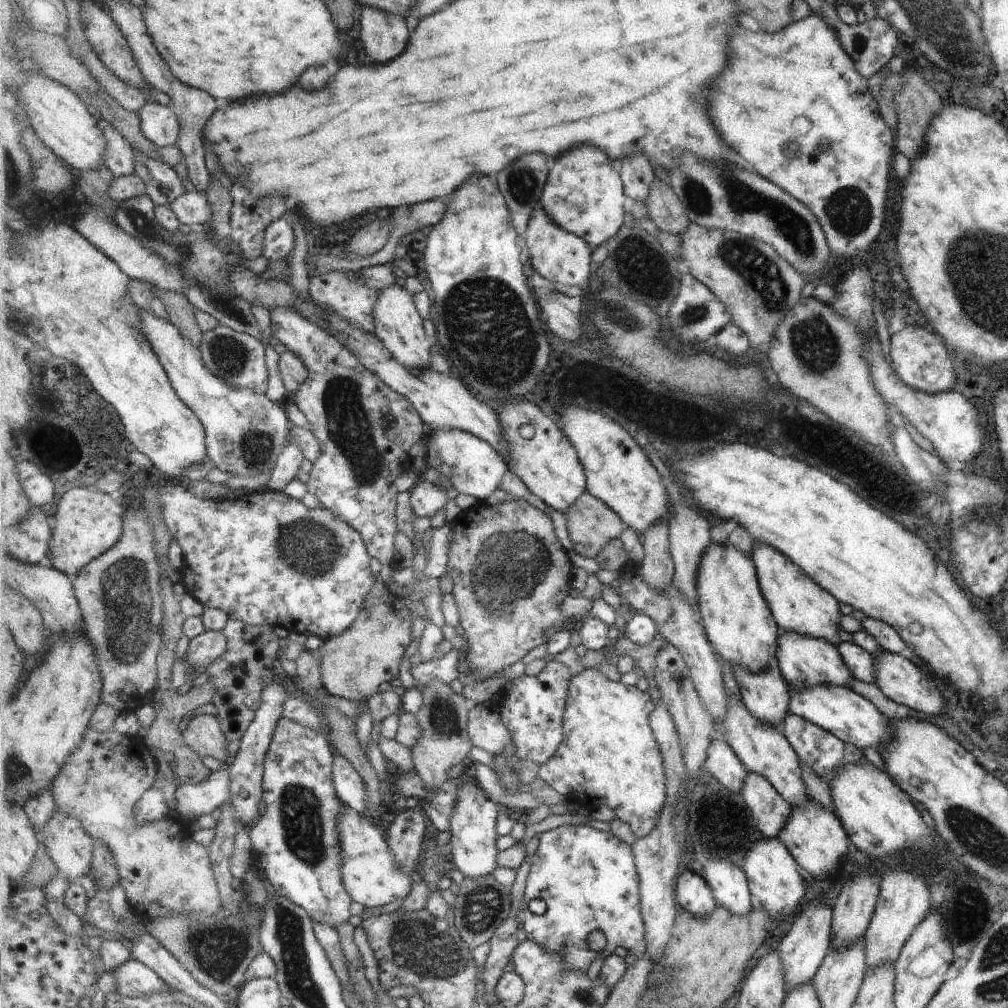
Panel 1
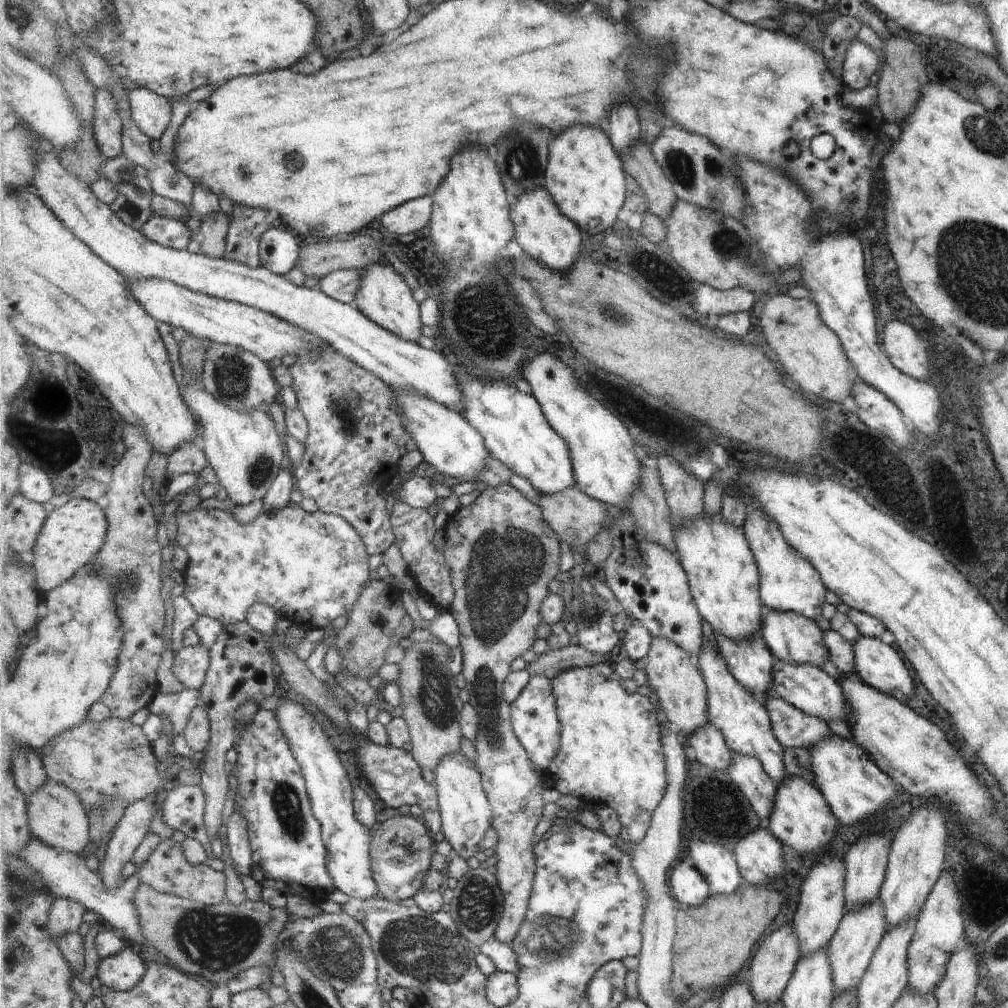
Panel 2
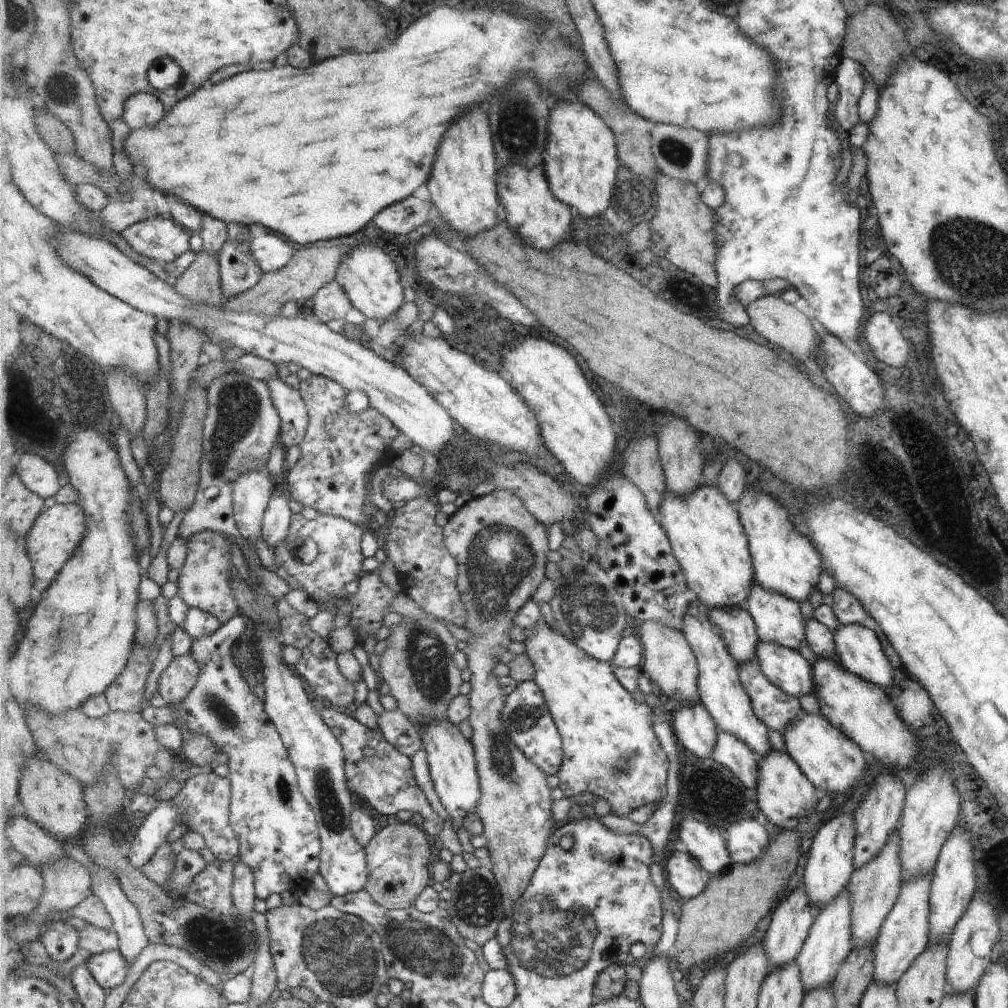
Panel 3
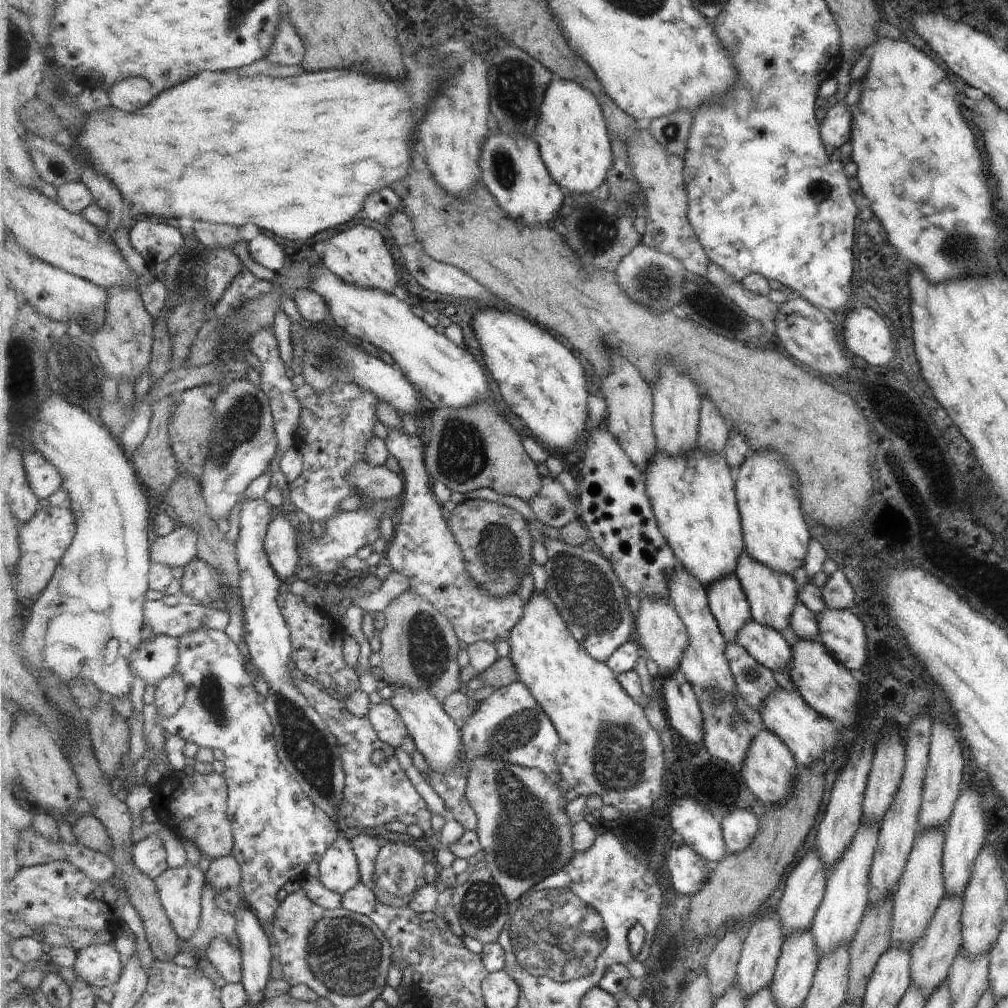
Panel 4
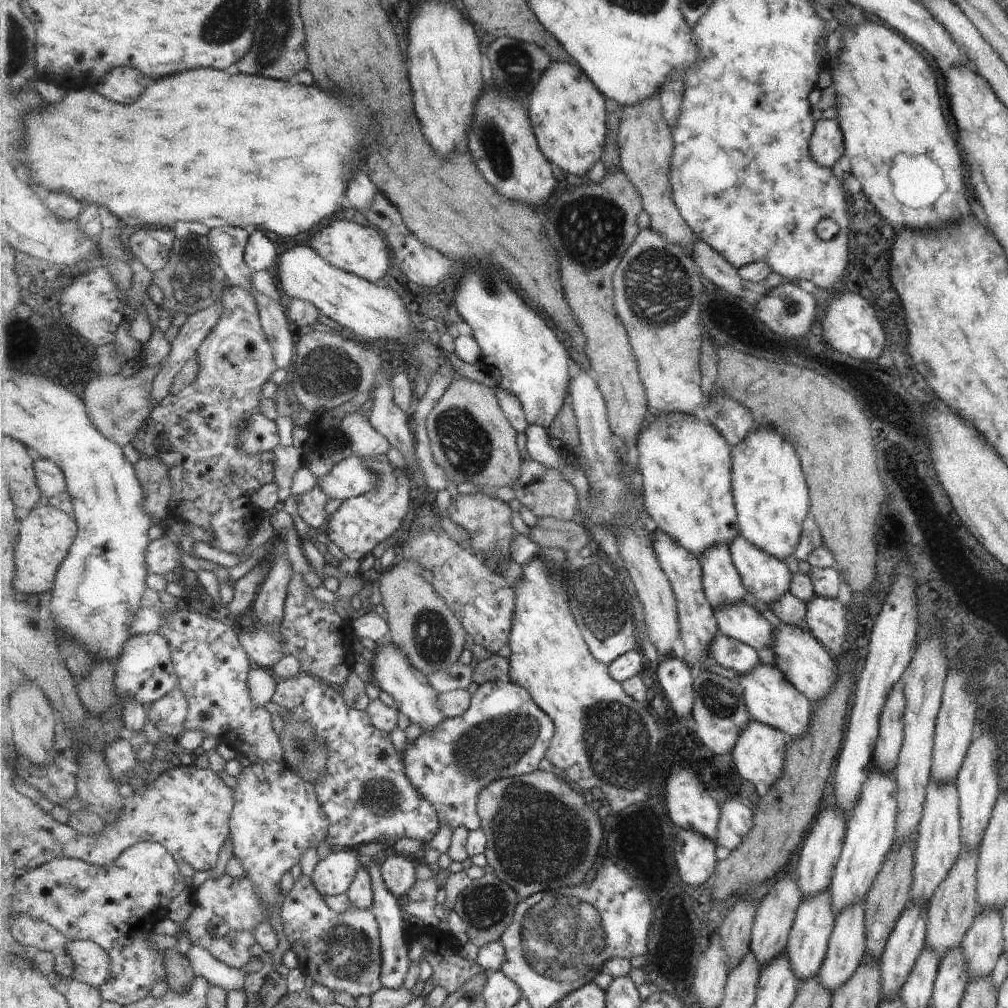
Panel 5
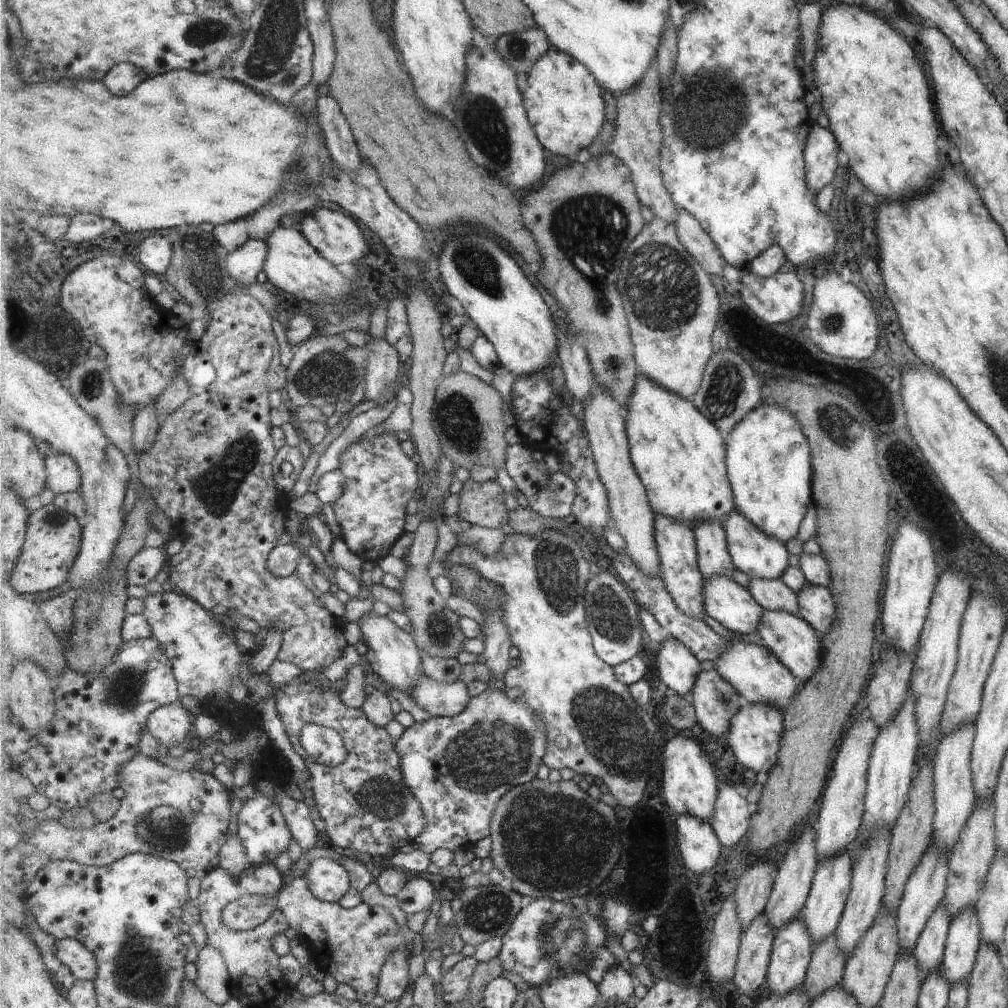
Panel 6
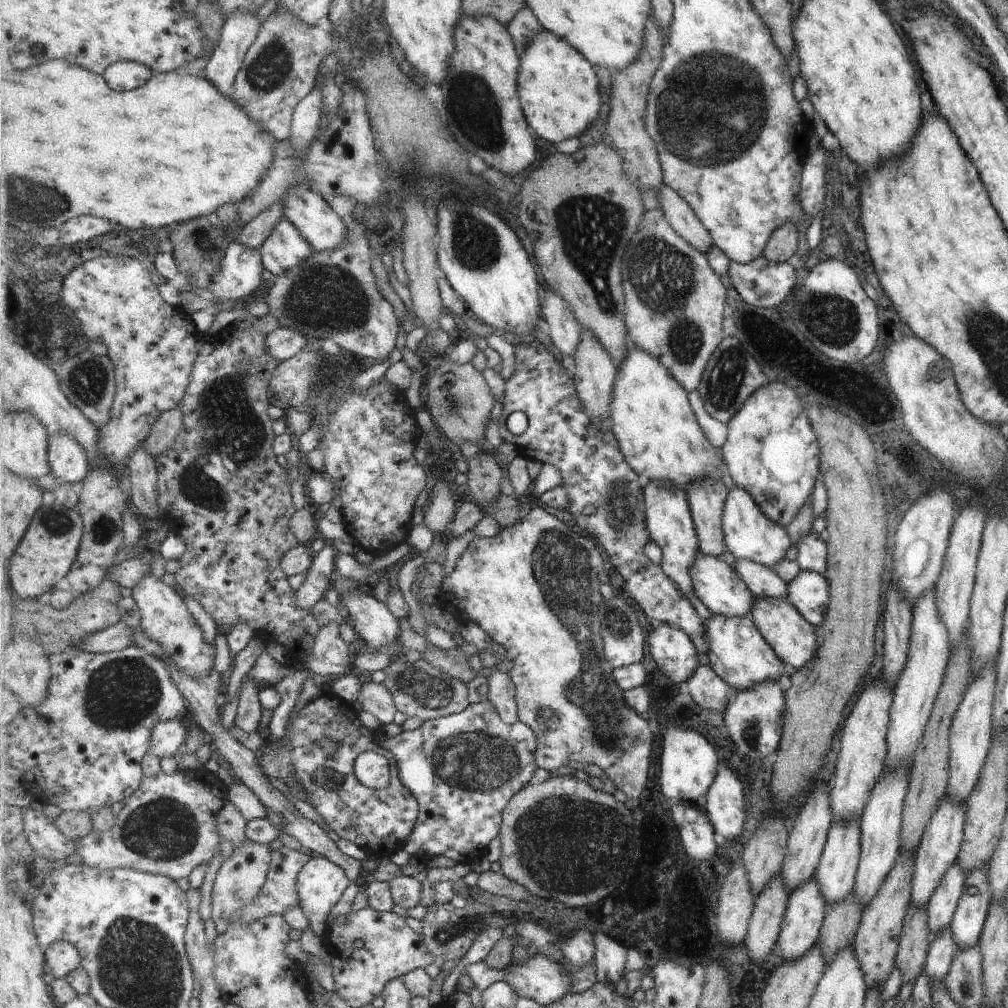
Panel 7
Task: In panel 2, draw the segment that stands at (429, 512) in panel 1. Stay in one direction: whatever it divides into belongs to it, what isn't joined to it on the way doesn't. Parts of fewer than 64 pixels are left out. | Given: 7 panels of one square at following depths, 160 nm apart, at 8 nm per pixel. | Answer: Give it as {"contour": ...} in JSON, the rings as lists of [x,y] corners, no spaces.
{"contour":[[[411,474],[399,487],[395,488],[397,498],[416,509],[425,509],[437,502],[437,494],[433,489],[434,481]]]}

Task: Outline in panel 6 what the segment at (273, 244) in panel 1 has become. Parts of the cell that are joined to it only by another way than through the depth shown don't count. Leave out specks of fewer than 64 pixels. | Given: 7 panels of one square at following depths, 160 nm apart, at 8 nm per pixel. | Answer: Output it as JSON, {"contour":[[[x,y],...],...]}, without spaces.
{"contour":[[[249,240],[239,250],[231,252],[225,260],[229,274],[246,288],[257,282],[257,276],[264,272],[267,252],[270,246],[266,240]]]}

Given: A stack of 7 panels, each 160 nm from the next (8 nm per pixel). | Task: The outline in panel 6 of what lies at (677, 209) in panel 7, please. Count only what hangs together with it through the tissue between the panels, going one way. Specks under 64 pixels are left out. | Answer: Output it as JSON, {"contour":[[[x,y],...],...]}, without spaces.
{"contour":[[[679,209],[679,218],[675,226],[682,244],[702,265],[703,270],[709,275],[724,277],[723,268],[727,262],[721,255],[717,244],[697,222],[697,218],[693,218],[687,210]]]}

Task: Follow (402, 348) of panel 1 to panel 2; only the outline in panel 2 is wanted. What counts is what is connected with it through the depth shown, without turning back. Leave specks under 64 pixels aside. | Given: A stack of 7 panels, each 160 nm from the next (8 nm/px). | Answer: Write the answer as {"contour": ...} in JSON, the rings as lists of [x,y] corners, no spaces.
{"contour":[[[385,260],[370,264],[361,272],[361,287],[356,292],[354,305],[383,328],[394,332],[405,340],[417,342],[423,332],[420,304],[415,302],[413,291],[409,290],[403,277],[397,274],[391,266],[388,266]]]}

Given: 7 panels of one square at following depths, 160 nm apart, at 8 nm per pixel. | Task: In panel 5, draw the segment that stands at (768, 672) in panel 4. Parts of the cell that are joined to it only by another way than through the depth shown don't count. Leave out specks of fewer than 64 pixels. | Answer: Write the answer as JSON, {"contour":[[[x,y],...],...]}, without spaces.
{"contour":[[[722,633],[715,636],[709,654],[724,668],[734,670],[741,676],[753,672],[761,664],[755,648]]]}

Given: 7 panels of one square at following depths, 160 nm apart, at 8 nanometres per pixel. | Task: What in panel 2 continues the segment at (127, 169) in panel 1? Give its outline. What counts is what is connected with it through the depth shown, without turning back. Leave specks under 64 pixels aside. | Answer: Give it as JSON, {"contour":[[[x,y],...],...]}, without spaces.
{"contour":[[[110,88],[96,90],[95,112],[95,116],[89,123],[94,129],[97,147],[106,159],[123,155],[123,121],[114,92]]]}

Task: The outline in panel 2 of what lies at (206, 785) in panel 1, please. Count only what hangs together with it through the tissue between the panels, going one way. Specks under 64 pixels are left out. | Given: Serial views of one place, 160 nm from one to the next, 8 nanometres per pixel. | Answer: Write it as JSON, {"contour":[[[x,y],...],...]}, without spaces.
{"contour":[[[178,785],[168,792],[168,795],[162,802],[161,820],[168,824],[173,830],[181,831],[185,837],[201,841],[207,852],[209,852],[212,838],[208,835],[205,820],[206,804],[206,794],[200,785]]]}

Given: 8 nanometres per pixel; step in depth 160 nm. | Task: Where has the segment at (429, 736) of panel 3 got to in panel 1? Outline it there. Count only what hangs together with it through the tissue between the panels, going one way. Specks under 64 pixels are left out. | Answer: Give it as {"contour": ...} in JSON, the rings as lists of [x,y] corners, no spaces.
{"contour":[[[471,774],[471,778],[475,781],[467,781],[463,783],[458,790],[456,798],[456,807],[451,815],[451,822],[449,831],[452,834],[448,849],[452,854],[451,867],[457,868],[461,873],[467,877],[484,877],[491,875],[491,872],[498,866],[497,855],[499,848],[497,848],[497,821],[503,808],[477,785],[476,779]]]}

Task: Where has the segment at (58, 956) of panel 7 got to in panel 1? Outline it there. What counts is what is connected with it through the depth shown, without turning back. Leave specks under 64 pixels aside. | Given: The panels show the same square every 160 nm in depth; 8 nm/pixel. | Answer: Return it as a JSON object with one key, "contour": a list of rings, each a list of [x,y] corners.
{"contour":[[[135,958],[129,959],[111,973],[117,979],[118,992],[123,997],[149,996],[169,989],[168,984],[154,970]]]}

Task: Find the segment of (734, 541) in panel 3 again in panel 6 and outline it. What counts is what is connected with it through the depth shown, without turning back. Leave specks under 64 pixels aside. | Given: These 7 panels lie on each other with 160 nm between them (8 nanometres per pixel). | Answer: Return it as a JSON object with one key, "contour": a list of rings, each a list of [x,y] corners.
{"contour":[[[639,376],[639,380],[637,380],[637,384],[635,384],[635,390],[633,390],[633,394],[631,394],[631,398],[629,398],[629,408],[624,412],[626,418],[626,430],[627,437],[630,441],[631,448],[631,459],[637,473],[639,474],[639,478],[643,482],[643,485],[646,486],[647,495],[650,500],[651,508],[655,514],[661,514],[661,516],[669,516],[669,518],[673,518],[673,520],[681,520],[681,522],[687,522],[691,528],[694,528],[695,522],[697,520],[719,520],[721,522],[721,526],[725,526],[725,522],[727,522],[727,518],[729,518],[729,514],[736,509],[735,500],[734,500],[734,492],[731,488],[731,482],[729,480],[728,471],[727,471],[727,439],[721,436],[721,431],[718,427],[710,422],[689,400],[686,398],[681,398],[681,396],[677,396],[675,392],[669,392],[667,388],[663,388],[663,386],[659,386],[657,382],[653,382],[651,378],[647,378],[647,376]]]}

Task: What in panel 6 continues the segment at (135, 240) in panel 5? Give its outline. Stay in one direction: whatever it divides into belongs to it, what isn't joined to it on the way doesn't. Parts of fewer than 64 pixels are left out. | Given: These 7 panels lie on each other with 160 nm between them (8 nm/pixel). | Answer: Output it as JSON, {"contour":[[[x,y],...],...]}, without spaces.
{"contour":[[[154,235],[139,244],[139,261],[151,272],[165,274],[172,261],[172,240],[170,236]]]}

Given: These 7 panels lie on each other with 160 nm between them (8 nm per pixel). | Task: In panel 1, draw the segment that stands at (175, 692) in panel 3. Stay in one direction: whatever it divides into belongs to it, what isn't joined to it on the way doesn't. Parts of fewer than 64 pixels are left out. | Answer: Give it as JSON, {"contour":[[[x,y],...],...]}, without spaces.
{"contour":[[[205,631],[192,638],[185,653],[188,664],[198,676],[225,654],[228,640],[223,631]]]}

